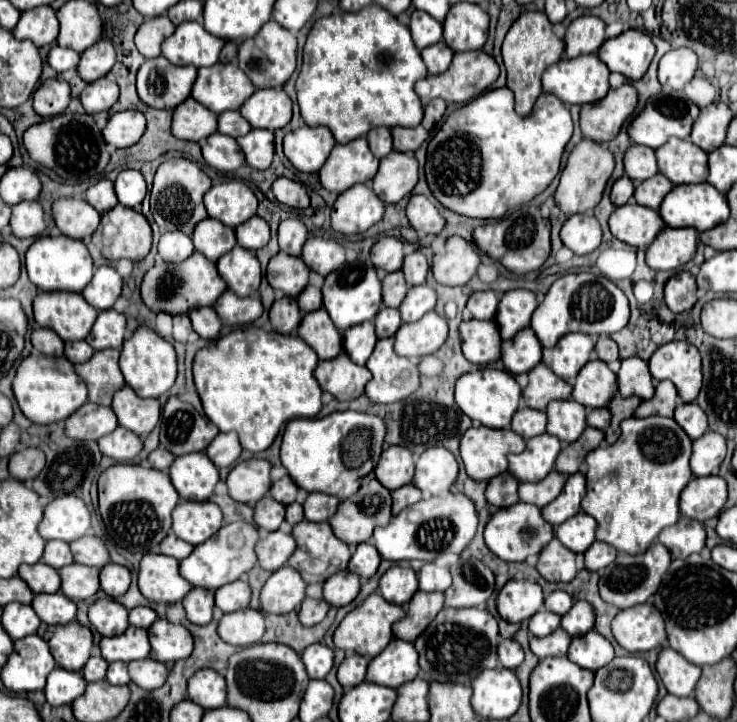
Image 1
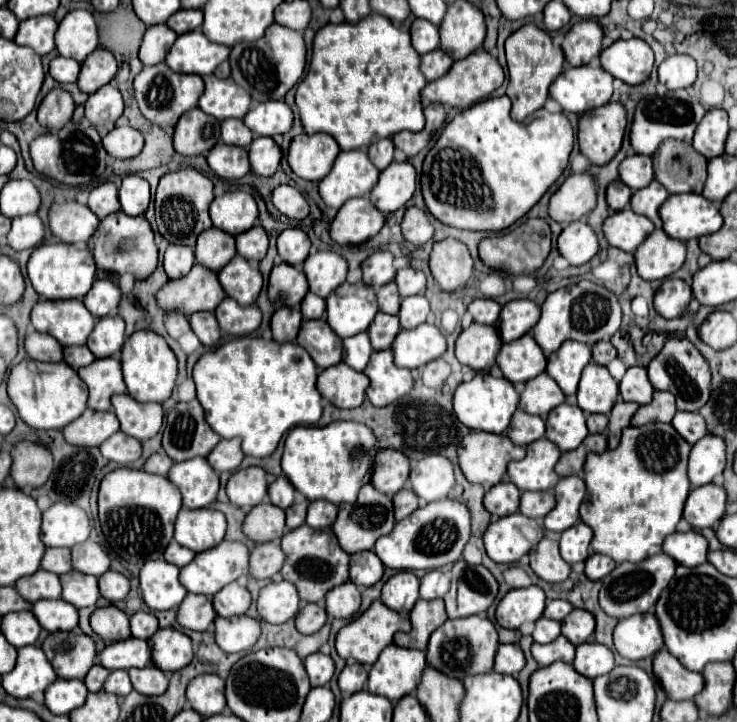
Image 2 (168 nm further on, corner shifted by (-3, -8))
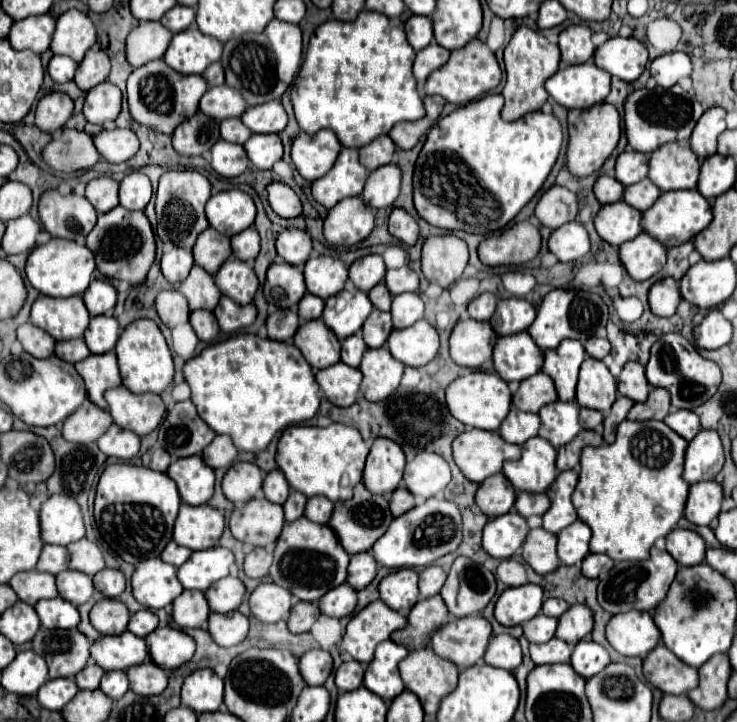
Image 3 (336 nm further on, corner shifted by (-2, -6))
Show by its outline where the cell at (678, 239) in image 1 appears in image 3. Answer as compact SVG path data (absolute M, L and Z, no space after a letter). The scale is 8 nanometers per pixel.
M639 233L635 239L621 243L619 259L635 281L645 281L663 269L667 261L667 249L651 235Z

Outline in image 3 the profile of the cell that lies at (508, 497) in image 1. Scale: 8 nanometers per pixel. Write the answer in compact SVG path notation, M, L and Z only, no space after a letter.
M503 473L491 475L479 485L475 503L487 517L505 515L513 509L515 489L511 487L511 483L507 483L507 477Z

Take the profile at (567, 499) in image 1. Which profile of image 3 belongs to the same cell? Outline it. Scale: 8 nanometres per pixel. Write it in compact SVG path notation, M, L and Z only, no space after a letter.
M563 471L555 479L555 483L551 483L551 487L545 491L551 501L549 511L543 515L545 531L557 535L561 529L577 521L577 513L571 503L571 493L575 485L577 485L577 471Z

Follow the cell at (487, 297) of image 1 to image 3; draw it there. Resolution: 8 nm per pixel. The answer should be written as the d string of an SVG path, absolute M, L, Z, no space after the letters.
M481 293L469 303L469 315L477 321L489 321L489 317L495 313L497 297L493 293Z

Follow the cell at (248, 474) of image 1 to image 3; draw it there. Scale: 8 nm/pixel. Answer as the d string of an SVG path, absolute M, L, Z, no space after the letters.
M239 461L227 469L227 473L223 475L221 487L229 501L241 505L253 499L261 491L261 483L263 483L261 469L255 463Z

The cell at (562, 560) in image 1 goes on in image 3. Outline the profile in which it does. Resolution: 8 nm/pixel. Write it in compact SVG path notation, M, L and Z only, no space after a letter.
M531 529L523 543L523 559L533 567L535 573L545 575L555 571L561 563L555 551L557 537L545 529Z

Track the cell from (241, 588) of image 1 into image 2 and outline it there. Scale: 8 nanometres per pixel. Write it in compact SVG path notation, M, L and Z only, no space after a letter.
M232 583L232 585L226 585L224 589L220 589L220 593L214 595L212 603L214 603L214 609L220 617L244 615L250 607L250 593L246 587Z

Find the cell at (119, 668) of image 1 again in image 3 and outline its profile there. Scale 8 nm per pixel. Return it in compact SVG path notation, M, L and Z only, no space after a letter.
M107 671L107 673L103 675L103 679L101 679L99 689L101 689L107 697L111 697L111 699L123 697L123 695L127 693L127 689L129 689L129 681L127 681L125 671Z

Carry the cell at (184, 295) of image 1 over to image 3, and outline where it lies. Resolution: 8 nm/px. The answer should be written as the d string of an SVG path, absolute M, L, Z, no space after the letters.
M193 265L189 277L181 283L179 291L187 297L191 311L195 311L195 309L209 309L209 311L213 311L215 305L221 299L221 293L215 287L213 275L209 275L207 271L203 271L197 265Z

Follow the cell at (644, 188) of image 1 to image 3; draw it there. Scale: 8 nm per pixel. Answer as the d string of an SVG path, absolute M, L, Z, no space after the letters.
M643 179L643 181L635 183L635 185L625 187L623 201L629 203L631 207L639 209L639 211L645 211L657 201L659 195L661 195L661 191L651 183L651 179Z

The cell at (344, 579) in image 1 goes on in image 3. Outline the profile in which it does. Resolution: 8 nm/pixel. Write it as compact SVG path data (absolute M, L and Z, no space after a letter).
M343 583L331 591L327 591L327 595L323 595L323 599L319 599L319 611L327 617L347 617L355 611L357 605L357 593L349 583Z

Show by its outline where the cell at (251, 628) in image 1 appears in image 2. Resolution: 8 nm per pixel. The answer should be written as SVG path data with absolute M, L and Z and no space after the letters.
M248 615L222 619L216 617L216 643L226 653L240 653L254 647L254 643L260 637L260 621L252 619Z

